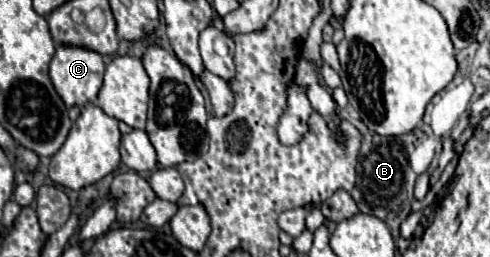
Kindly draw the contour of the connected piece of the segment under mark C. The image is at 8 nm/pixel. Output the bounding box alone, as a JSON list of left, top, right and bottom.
[50,44,104,108]

